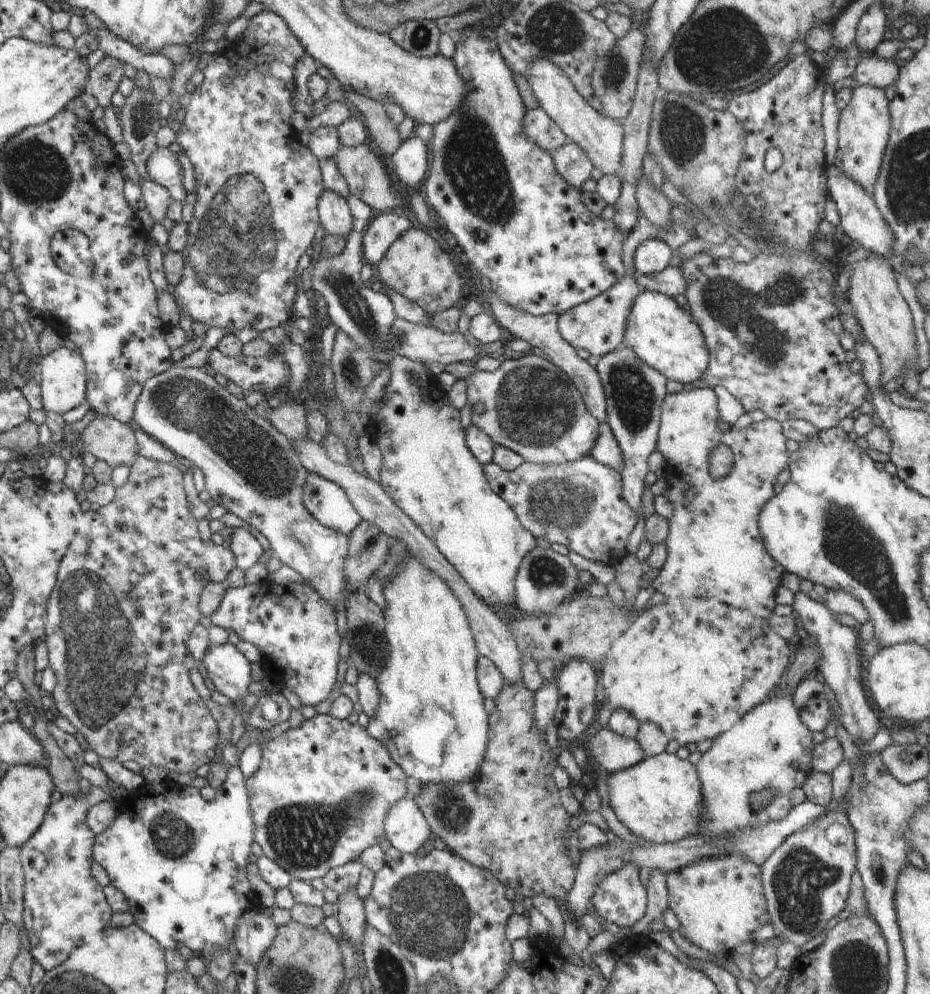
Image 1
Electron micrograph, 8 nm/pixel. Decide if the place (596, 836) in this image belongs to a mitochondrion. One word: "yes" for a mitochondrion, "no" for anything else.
yes

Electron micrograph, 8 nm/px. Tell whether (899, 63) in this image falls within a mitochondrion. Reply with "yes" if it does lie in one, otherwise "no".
no

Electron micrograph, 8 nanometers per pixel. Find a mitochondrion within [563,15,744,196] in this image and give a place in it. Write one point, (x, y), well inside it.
(681, 132)

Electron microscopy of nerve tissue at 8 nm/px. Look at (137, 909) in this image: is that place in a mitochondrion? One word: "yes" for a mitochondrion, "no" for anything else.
no

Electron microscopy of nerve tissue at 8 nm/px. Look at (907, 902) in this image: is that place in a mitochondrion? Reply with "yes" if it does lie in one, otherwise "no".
no

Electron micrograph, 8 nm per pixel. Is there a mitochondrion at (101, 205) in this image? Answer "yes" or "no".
no

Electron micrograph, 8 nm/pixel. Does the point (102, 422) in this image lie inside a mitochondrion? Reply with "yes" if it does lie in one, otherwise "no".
no

